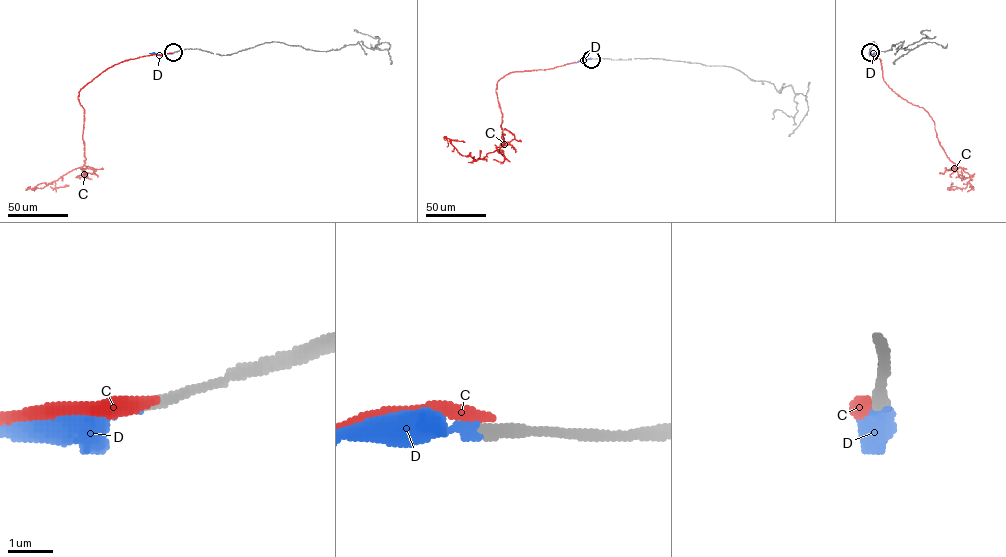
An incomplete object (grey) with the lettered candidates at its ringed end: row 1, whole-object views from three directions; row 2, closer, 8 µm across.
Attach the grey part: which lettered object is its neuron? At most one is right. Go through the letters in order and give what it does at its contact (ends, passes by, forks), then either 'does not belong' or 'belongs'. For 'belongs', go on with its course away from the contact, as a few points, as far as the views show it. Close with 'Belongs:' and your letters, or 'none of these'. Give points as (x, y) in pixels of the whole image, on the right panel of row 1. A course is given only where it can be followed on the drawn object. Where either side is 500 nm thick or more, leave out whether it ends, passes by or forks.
C: it ends | does not belong
D: it ends | belongs
Belongs: D

